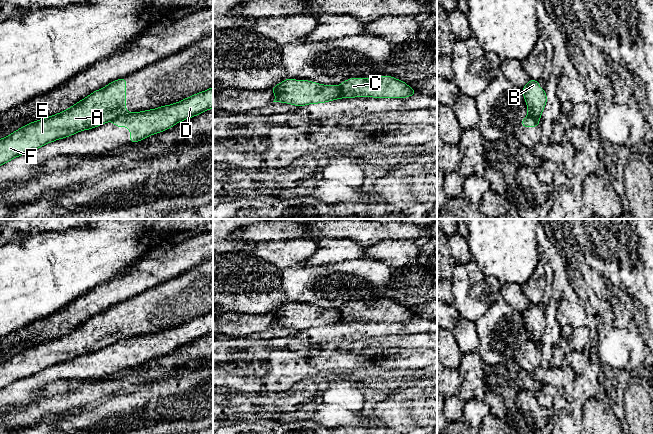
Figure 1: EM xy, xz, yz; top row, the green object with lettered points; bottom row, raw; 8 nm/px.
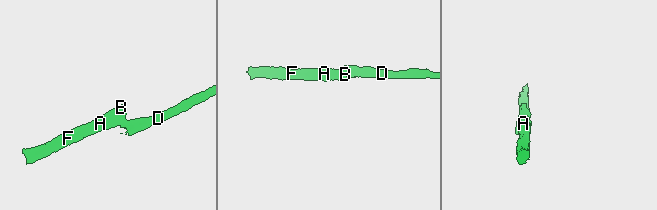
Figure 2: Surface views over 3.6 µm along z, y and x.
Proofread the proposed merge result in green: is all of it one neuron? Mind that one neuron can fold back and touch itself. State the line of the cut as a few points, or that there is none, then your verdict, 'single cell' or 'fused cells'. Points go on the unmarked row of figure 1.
xy (125, 336), (113, 344) | fused cells

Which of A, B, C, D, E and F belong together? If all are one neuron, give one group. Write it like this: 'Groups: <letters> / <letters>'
Groups: A B E F / C D

